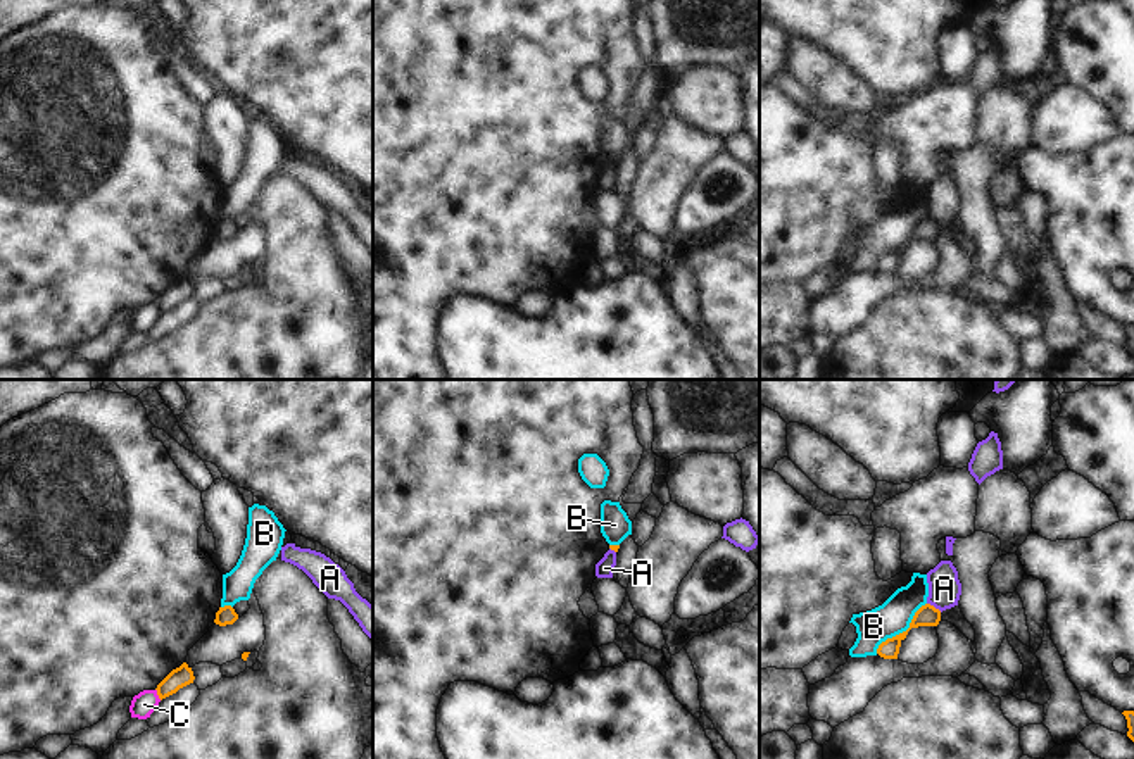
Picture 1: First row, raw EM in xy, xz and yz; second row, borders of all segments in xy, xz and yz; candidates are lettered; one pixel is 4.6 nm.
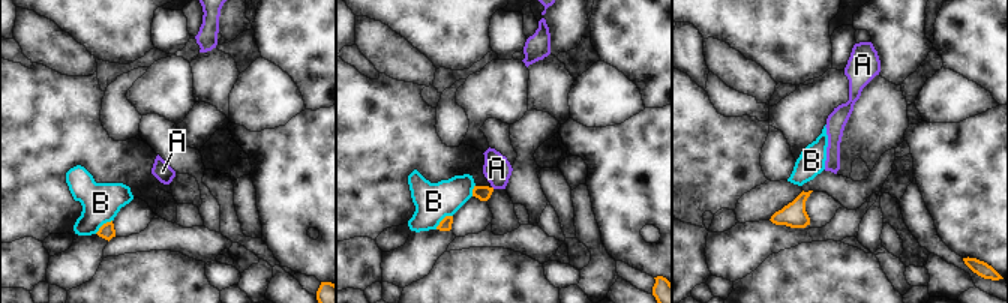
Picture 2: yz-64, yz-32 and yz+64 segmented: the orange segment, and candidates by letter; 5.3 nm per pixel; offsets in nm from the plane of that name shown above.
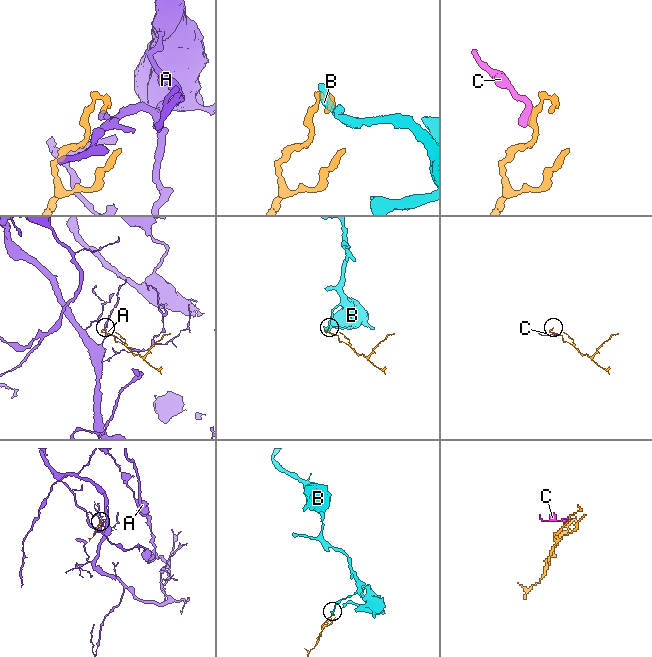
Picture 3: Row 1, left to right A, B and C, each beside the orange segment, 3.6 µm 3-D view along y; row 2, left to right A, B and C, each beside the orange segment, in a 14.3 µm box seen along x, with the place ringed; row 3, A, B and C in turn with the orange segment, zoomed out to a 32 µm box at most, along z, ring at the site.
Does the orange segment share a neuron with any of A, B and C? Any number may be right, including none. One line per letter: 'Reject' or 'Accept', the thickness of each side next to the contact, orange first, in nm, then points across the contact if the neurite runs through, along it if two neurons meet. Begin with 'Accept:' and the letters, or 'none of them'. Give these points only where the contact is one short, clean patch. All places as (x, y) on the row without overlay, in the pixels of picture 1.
Accept: none of them
A: Reject. Thickness 100 nm (orange) against 160 nm. Boundary: yz (927, 216), (941, 225)
B: Reject. Thickness 100 nm (orange) against 160 nm. Boundary: yz (926, 216), (915, 226), (910, 238), (888, 250), (875, 266)
C: Reject. Thickness 90 nm (orange) against 110 nm. Boundary: xy (156, 302), (161, 313).

